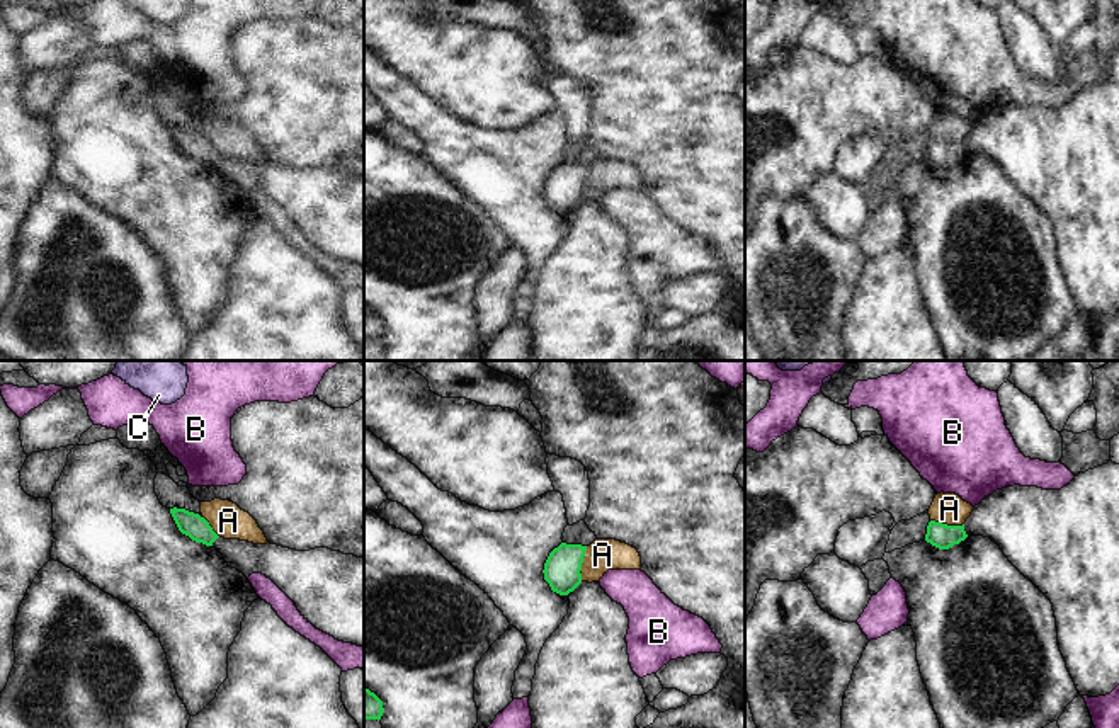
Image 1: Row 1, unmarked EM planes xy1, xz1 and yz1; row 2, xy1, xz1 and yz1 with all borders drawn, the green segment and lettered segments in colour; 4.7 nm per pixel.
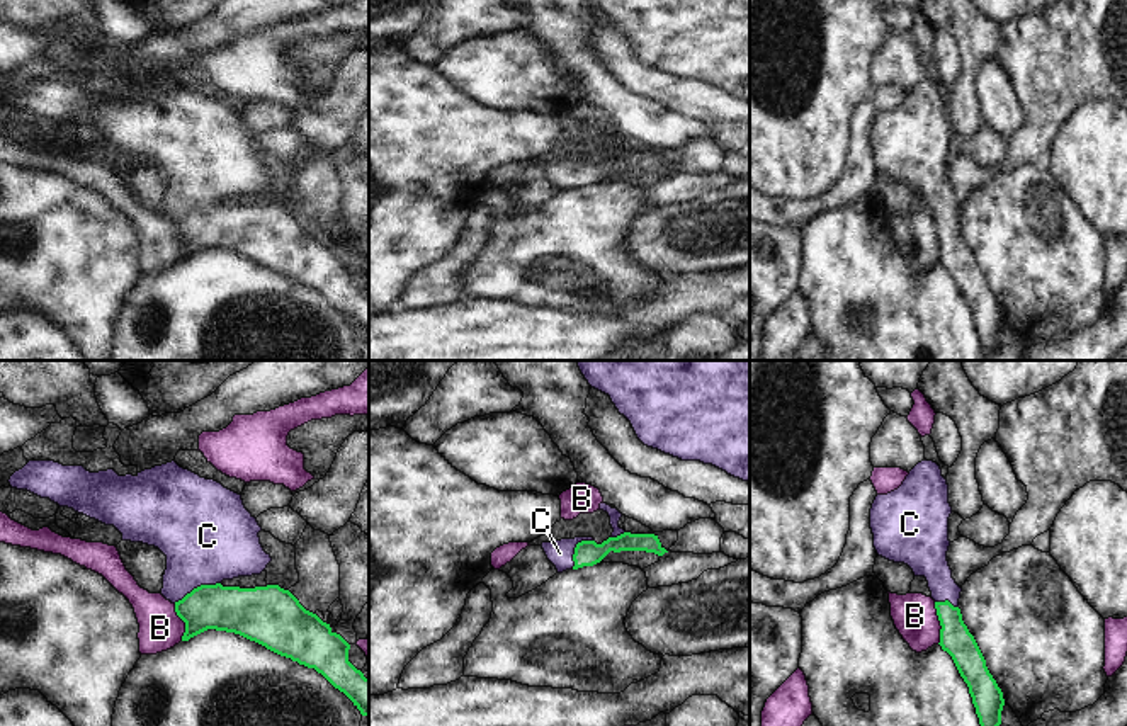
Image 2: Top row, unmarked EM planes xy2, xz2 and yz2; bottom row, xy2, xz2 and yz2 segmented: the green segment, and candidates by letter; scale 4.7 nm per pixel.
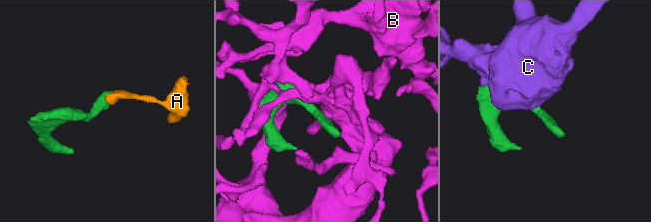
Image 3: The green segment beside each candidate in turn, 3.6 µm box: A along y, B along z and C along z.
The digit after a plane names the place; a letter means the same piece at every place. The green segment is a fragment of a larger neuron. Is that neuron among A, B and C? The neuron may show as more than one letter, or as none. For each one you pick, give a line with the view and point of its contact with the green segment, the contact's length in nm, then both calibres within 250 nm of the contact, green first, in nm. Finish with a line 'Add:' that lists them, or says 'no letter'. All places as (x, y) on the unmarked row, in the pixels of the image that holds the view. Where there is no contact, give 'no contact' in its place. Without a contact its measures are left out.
C: meets green in xy2 at (198, 206); contact 240 nm long; 220 nm thick on the green side, 440 nm on the other
Add: C

